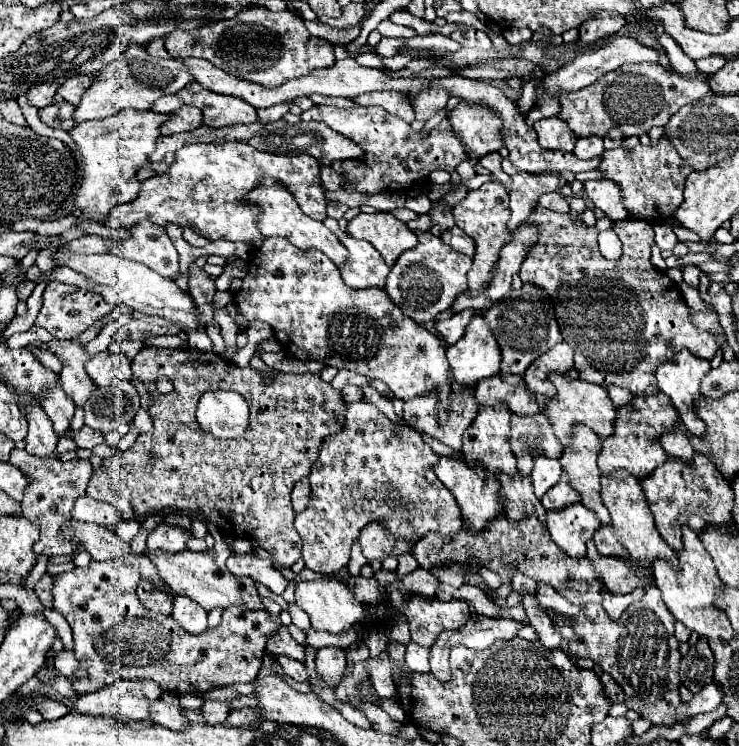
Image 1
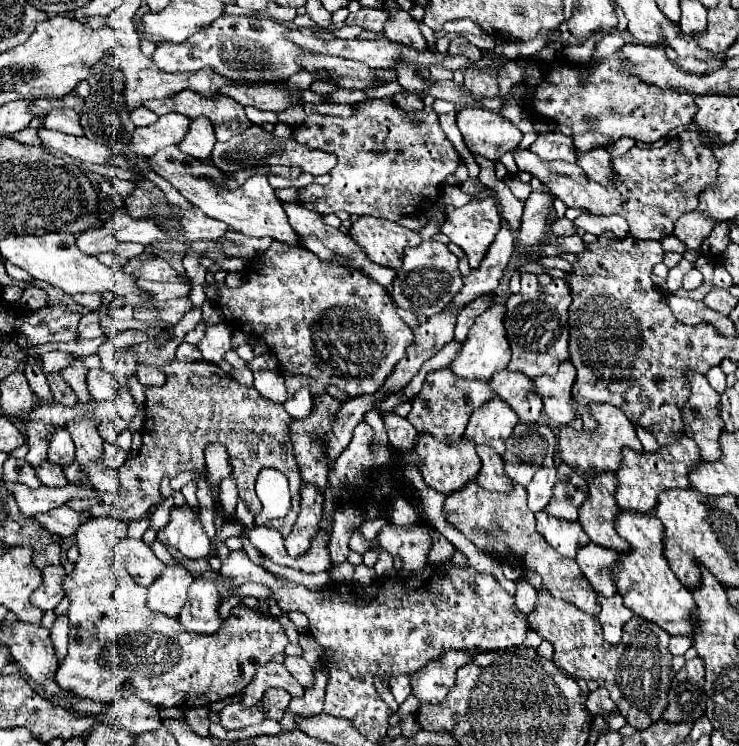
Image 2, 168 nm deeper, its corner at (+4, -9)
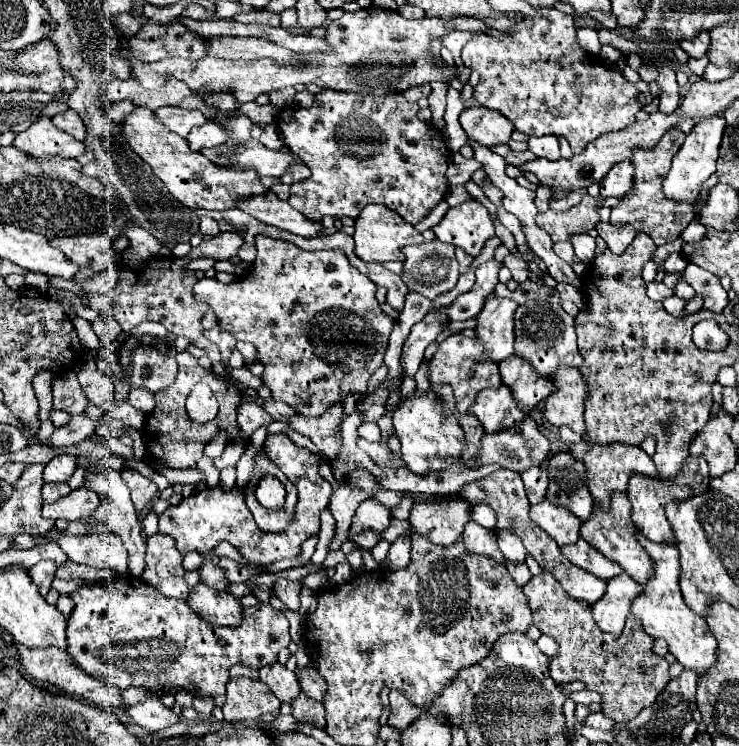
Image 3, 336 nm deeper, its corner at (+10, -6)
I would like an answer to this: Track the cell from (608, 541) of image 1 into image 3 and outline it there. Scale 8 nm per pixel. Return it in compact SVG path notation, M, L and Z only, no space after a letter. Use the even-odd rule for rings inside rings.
M640 533L638 539L646 547L648 555L656 559L656 575L652 575L652 579L644 585L644 595L636 599L636 603L632 605L632 613L642 621L644 631L650 637L654 639L660 637L668 643L668 653L672 653L678 663L682 663L686 669L692 669L696 675L708 673L708 669L716 665L718 643L710 633L708 623L700 615L694 615L694 611L690 611L682 599L680 585L678 585L682 573L678 549L668 543L652 543L650 539L644 539Z

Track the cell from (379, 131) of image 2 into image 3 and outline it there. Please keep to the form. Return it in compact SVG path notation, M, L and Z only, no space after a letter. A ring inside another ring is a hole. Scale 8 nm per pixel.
M322 89L316 95L312 107L286 107L278 115L278 131L284 139L284 145L302 157L312 175L304 181L298 181L290 189L288 203L300 211L306 219L320 223L326 215L330 217L352 217L356 219L360 211L370 203L382 203L398 211L402 219L416 225L422 221L444 197L448 191L448 157L450 151L444 143L442 131L434 129L430 123L424 123L416 117L418 103L410 103L404 95L386 95L386 97L362 97L350 93L338 93L332 89Z

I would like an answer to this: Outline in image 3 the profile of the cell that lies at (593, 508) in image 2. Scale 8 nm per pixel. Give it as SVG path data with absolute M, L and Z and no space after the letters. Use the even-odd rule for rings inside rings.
M612 495L612 509L600 511L600 507L594 507L592 517L582 523L580 537L584 541L588 541L592 547L596 547L596 551L600 551L606 559L618 563L640 585L644 585L654 575L654 561L636 539L638 527L634 525L634 521L630 517L630 509L632 507L630 507L630 501L626 495Z

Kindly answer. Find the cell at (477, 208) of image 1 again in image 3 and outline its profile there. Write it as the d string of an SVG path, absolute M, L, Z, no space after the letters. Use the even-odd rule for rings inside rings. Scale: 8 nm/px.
M468 201L458 207L450 207L438 225L432 227L440 241L462 247L468 255L476 257L486 239L494 237L494 225L488 209L478 201Z

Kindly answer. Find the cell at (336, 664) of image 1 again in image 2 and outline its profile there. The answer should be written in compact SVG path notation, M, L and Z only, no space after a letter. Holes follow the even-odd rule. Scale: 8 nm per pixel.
M314 670L314 686L304 690L304 696L292 698L290 706L283 718L279 721L283 730L293 730L296 716L304 718L316 716L322 712L322 698L324 698L324 686L328 684L328 672L326 670Z

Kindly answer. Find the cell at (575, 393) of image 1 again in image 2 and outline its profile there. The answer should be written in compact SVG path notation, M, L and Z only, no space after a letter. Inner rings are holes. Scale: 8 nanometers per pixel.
M590 404L590 414L598 422L596 430L574 430L572 426L562 426L558 434L558 450L560 458L578 474L582 474L586 480L590 480L590 474L600 474L600 470L618 470L618 462L622 460L622 446L630 446L634 450L642 450L642 444L634 432L632 422L618 410L616 406L610 404Z

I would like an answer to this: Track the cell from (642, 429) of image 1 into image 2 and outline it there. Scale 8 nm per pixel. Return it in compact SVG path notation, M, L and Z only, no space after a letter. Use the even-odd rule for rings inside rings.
M674 434L674 442L670 442L668 446L660 446L654 452L646 452L646 450L636 452L624 446L622 462L620 468L616 470L618 488L614 492L614 498L618 506L624 510L638 510L638 512L652 510L662 490L690 488L690 482L686 482L686 466L690 466L690 462L698 462L698 458L700 458L698 446L686 434Z

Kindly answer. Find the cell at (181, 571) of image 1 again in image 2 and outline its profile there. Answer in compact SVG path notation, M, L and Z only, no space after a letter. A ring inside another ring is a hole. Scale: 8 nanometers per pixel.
M124 538L116 546L116 554L126 562L126 568L130 570L132 578L140 586L150 586L166 568L164 562L156 558L150 546L146 546L142 540L136 538Z

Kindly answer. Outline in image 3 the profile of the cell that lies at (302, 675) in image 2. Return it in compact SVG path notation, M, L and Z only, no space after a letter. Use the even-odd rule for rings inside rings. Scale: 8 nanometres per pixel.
M310 665L310 667L304 667L300 669L302 673L302 679L300 679L300 687L302 691L314 699L314 701L324 701L324 695L326 695L326 681L320 677L320 673Z

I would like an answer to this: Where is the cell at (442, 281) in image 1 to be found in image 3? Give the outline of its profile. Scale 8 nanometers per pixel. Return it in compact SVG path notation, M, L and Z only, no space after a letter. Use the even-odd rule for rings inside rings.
M434 239L402 247L402 253L406 257L402 279L410 291L418 291L426 299L436 299L456 285L460 273L452 243Z

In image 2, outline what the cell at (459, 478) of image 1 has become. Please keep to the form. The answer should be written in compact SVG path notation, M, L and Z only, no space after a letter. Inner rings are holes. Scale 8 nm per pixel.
M420 434L418 438L418 444L416 444L416 450L422 458L422 478L428 486L436 488L438 492L450 496L454 492L460 492L462 488L466 488L468 482L476 480L478 472L480 472L480 458L474 450L474 444L472 442L466 442L462 440L460 444L456 446L450 446L450 444L444 444L444 442L438 442L434 438L430 438L430 434Z

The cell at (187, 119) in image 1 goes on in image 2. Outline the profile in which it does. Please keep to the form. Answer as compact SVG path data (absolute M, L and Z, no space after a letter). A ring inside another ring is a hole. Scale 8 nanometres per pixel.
M200 116L200 118L194 118L190 122L190 128L188 128L186 136L176 146L188 156L204 158L204 156L210 156L214 144L216 144L214 128L210 126L208 118Z

